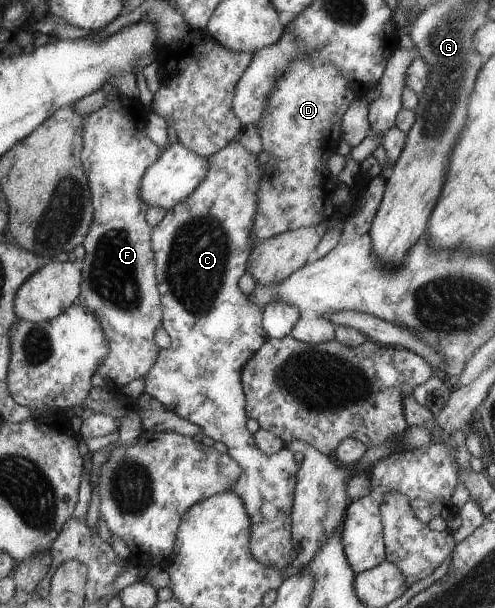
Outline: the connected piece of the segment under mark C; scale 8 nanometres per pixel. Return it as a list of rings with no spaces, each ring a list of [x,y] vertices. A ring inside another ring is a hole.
[[[239,139],[230,142],[227,146],[221,148],[216,153],[209,155],[206,158],[208,162],[208,171],[197,188],[185,199],[183,202],[176,204],[173,208],[170,208],[163,220],[153,227],[151,233],[151,242],[154,252],[154,259],[156,263],[156,277],[158,287],[161,295],[161,302],[163,307],[162,326],[168,332],[171,338],[171,346],[169,349],[160,350],[159,356],[153,365],[153,368],[144,376],[144,392],[156,398],[165,407],[181,415],[184,419],[189,420],[193,424],[196,424],[201,428],[202,434],[205,436],[211,436],[215,442],[223,442],[227,446],[227,454],[236,460],[239,467],[242,468],[241,476],[237,479],[237,482],[233,485],[231,492],[237,493],[245,503],[245,508],[251,517],[250,528],[250,549],[254,559],[264,564],[266,567],[279,567],[286,568],[292,564],[295,558],[295,549],[292,545],[292,534],[290,526],[292,520],[290,514],[294,505],[294,490],[296,487],[297,471],[300,465],[295,461],[294,452],[283,447],[279,452],[268,455],[265,454],[257,445],[254,439],[254,434],[246,427],[248,419],[246,411],[246,394],[244,393],[241,369],[248,363],[248,360],[261,348],[265,341],[269,338],[268,334],[262,327],[262,308],[259,308],[255,303],[252,303],[238,285],[238,280],[246,273],[247,263],[250,252],[252,251],[252,230],[254,229],[254,222],[256,212],[258,211],[258,190],[261,181],[266,176],[265,165],[262,165],[257,159],[256,154],[252,154]],[[265,506],[271,506],[275,508],[275,516],[271,520],[265,518],[263,514],[263,508]]]

